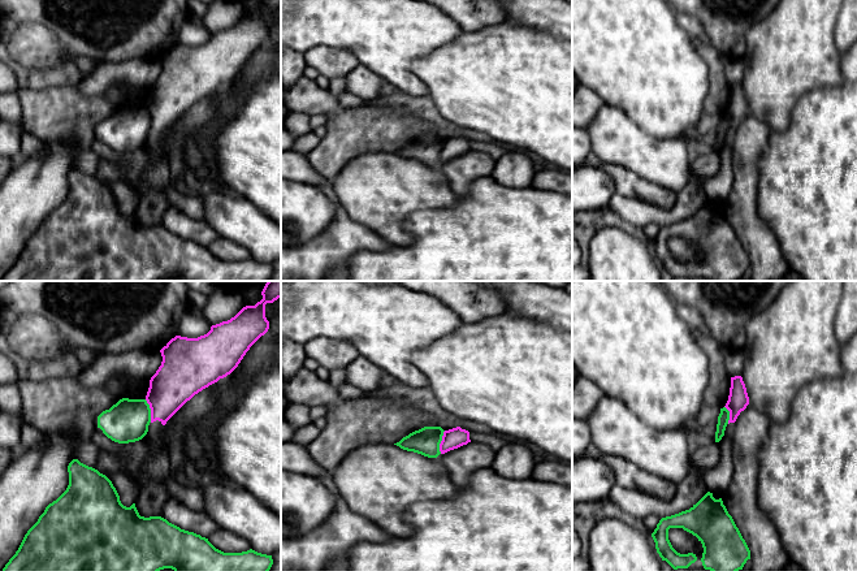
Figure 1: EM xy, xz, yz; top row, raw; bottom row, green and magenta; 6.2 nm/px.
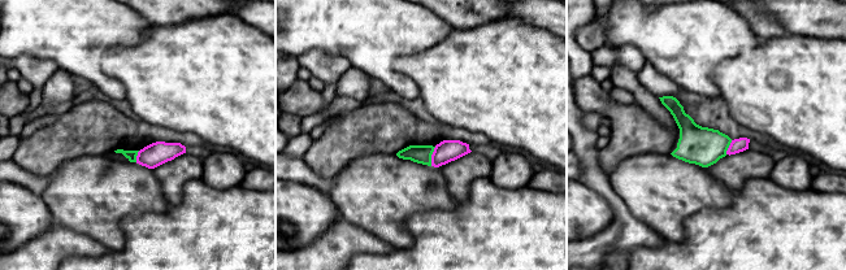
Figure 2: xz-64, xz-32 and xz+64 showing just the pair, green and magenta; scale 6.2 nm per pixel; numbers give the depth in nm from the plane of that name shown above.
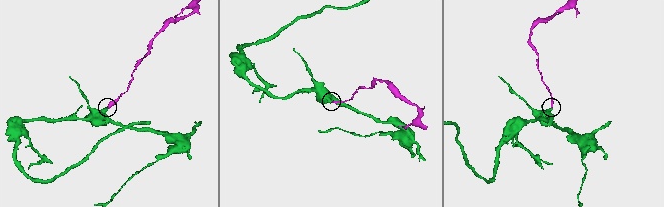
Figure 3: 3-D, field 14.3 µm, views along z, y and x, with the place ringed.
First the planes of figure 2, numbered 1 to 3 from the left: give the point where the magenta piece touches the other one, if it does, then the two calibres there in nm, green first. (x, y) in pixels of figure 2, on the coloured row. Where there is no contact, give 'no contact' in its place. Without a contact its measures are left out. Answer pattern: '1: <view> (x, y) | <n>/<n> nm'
1: xz-64 (137, 155) | 60/140 nm
2: xz-32 (430, 156) | 110/140 nm
3: xz+64 (728, 147) | 240/90 nm

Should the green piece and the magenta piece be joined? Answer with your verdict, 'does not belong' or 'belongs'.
does not belong

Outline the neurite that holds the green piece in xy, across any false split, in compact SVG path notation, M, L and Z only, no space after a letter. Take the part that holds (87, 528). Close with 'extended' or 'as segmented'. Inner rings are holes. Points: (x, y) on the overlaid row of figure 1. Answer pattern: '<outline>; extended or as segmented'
M73 459L68 466L69 485L49 503L38 522L27 531L18 550L3 571L269 571L272 555L252 549L242 553L224 553L205 537L181 529L161 516L140 516L135 503L126 507L112 481L98 470Z; as segmented

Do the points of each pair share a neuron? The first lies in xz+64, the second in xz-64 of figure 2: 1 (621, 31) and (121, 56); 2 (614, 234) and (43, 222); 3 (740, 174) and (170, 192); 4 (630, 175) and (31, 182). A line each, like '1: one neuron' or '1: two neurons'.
1: two neurons
2: two neurons
3: one neuron
4: two neurons

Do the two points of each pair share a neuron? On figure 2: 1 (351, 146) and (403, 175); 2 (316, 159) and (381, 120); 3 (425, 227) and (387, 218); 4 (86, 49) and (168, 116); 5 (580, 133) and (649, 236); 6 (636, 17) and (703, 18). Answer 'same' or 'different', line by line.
1: different
2: same
3: different
4: different
5: same
6: same

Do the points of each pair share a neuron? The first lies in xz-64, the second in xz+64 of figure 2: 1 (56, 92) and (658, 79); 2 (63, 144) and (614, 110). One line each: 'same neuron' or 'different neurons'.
1: same neuron
2: same neuron

